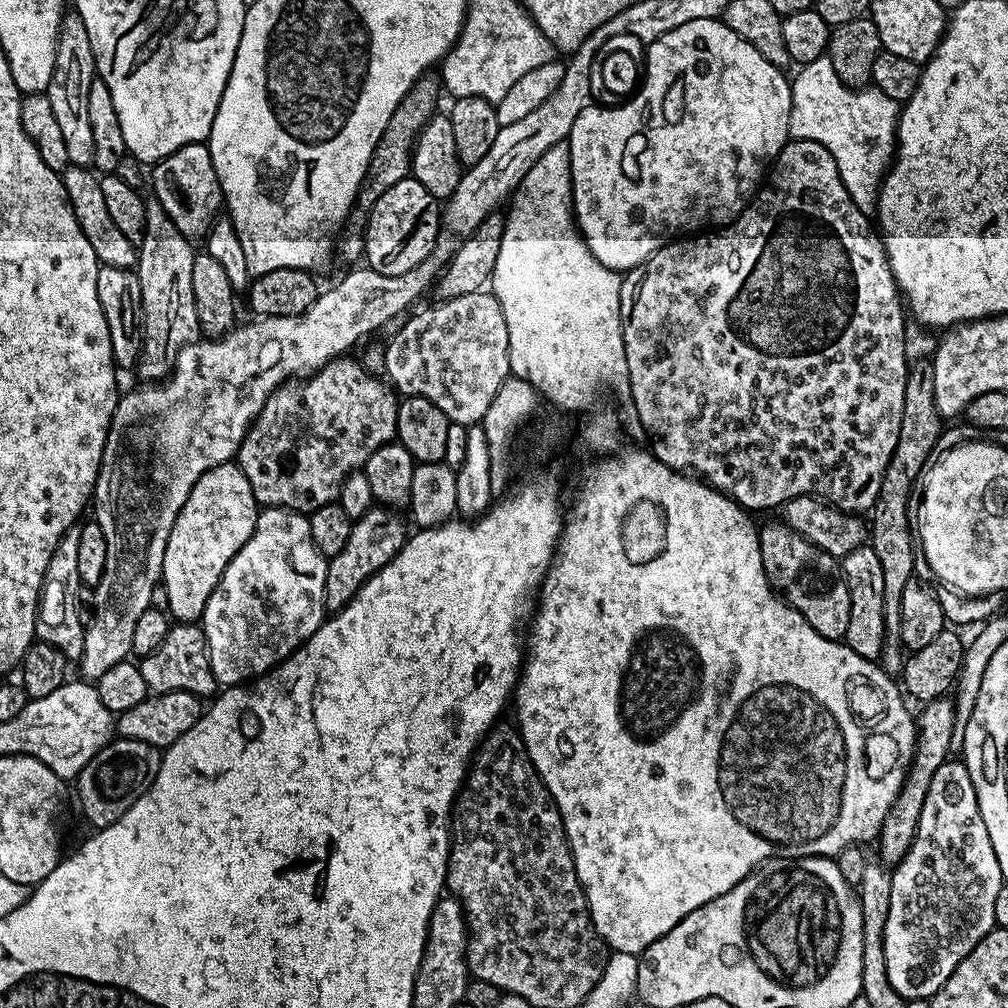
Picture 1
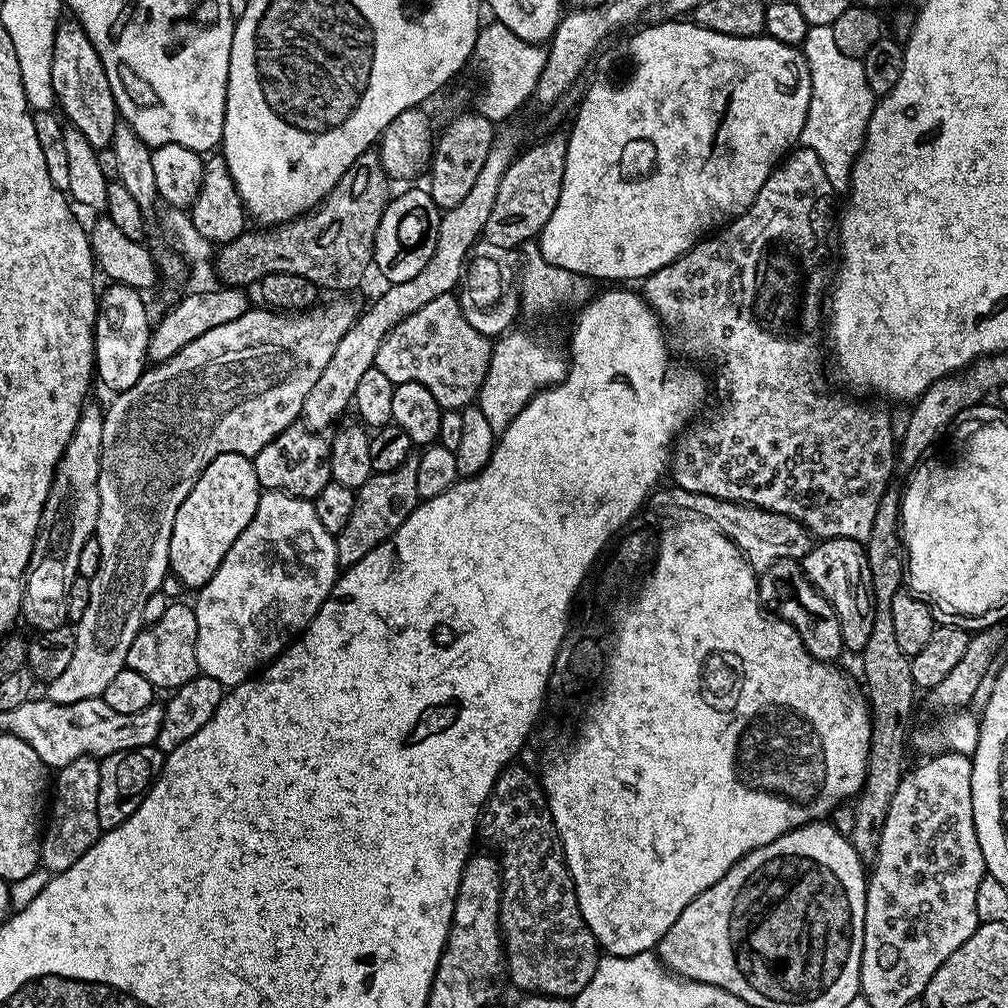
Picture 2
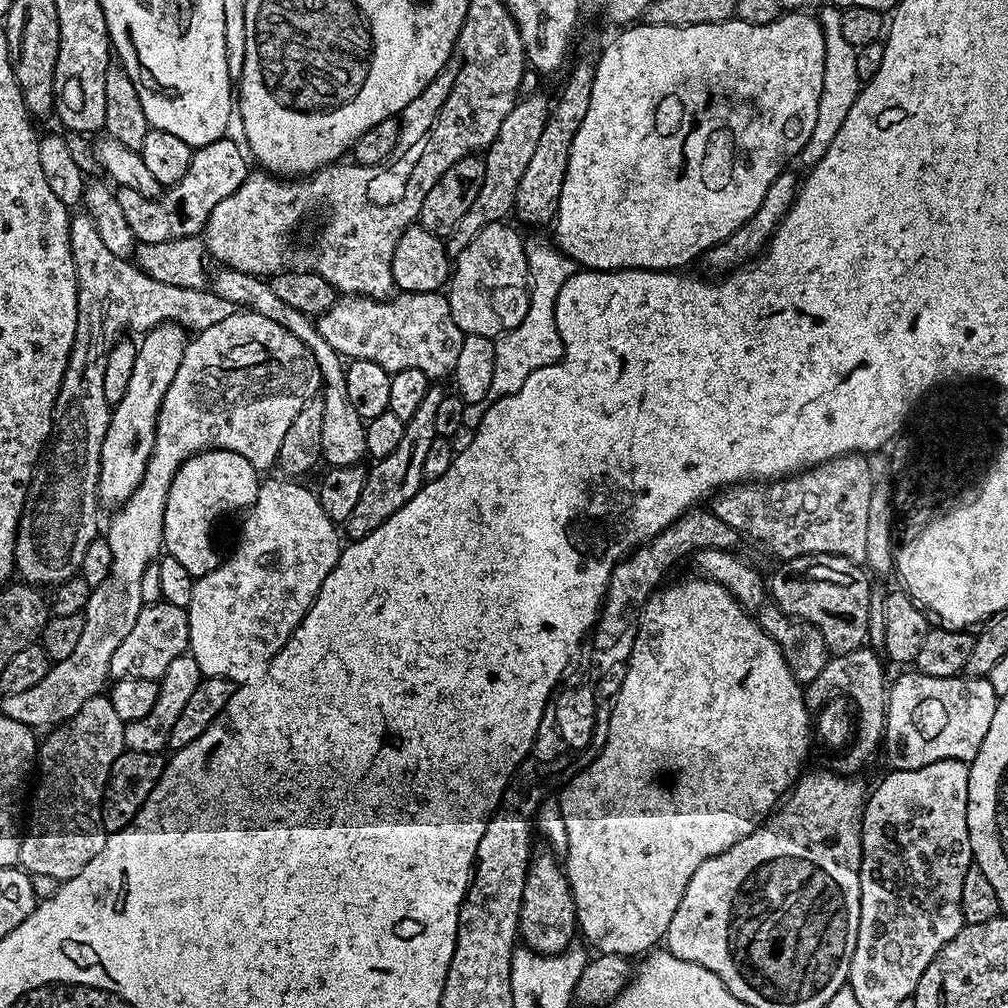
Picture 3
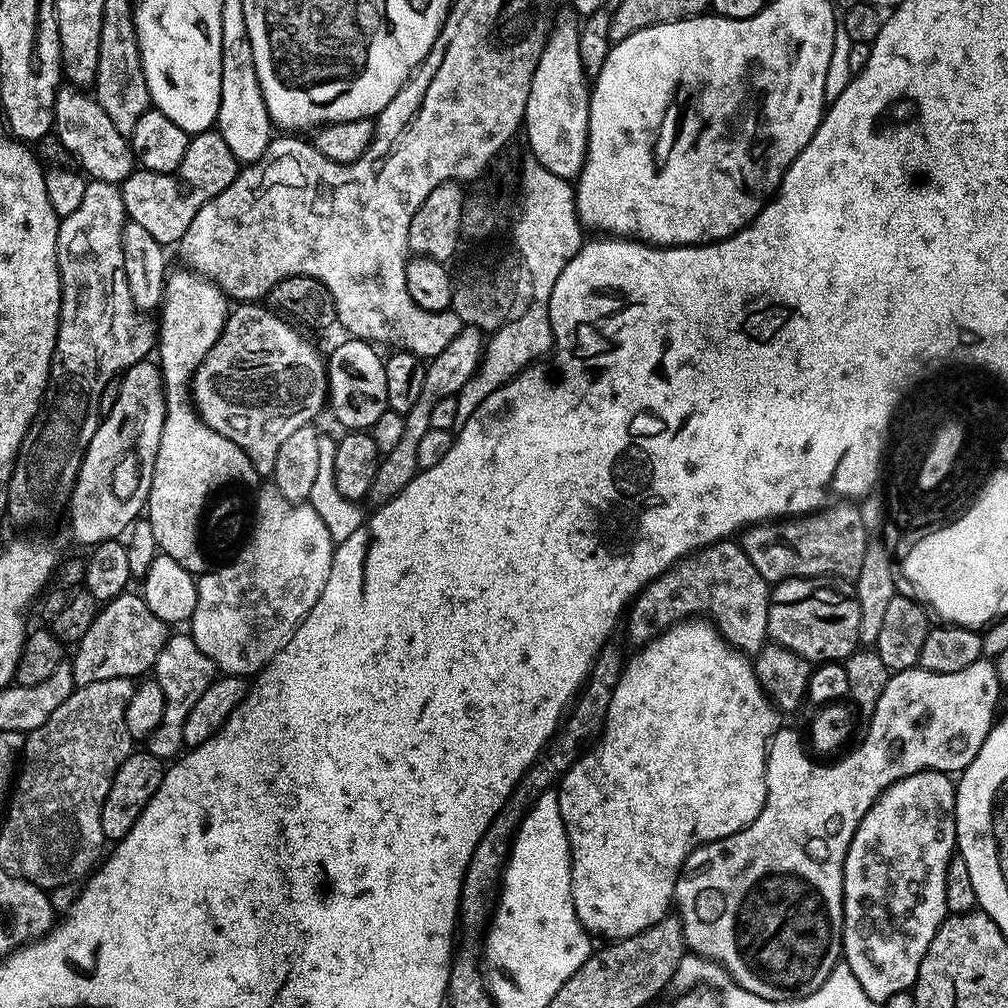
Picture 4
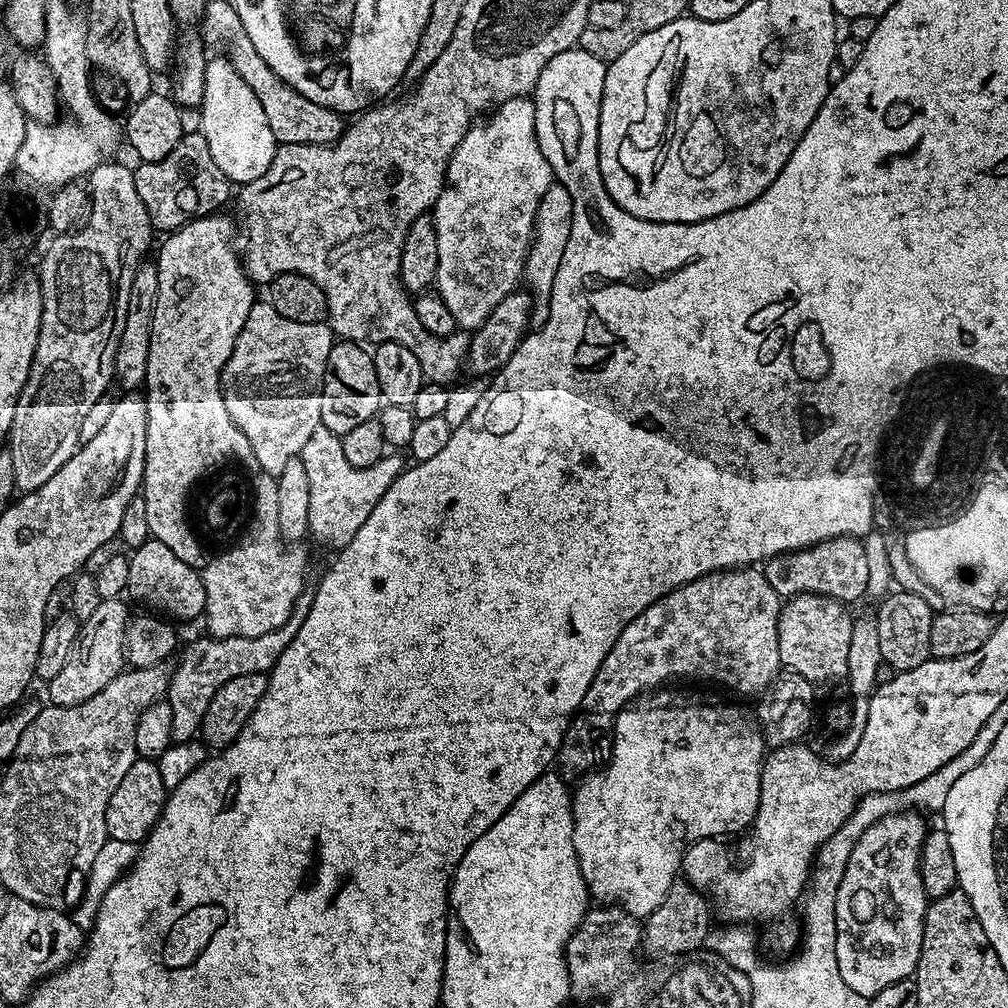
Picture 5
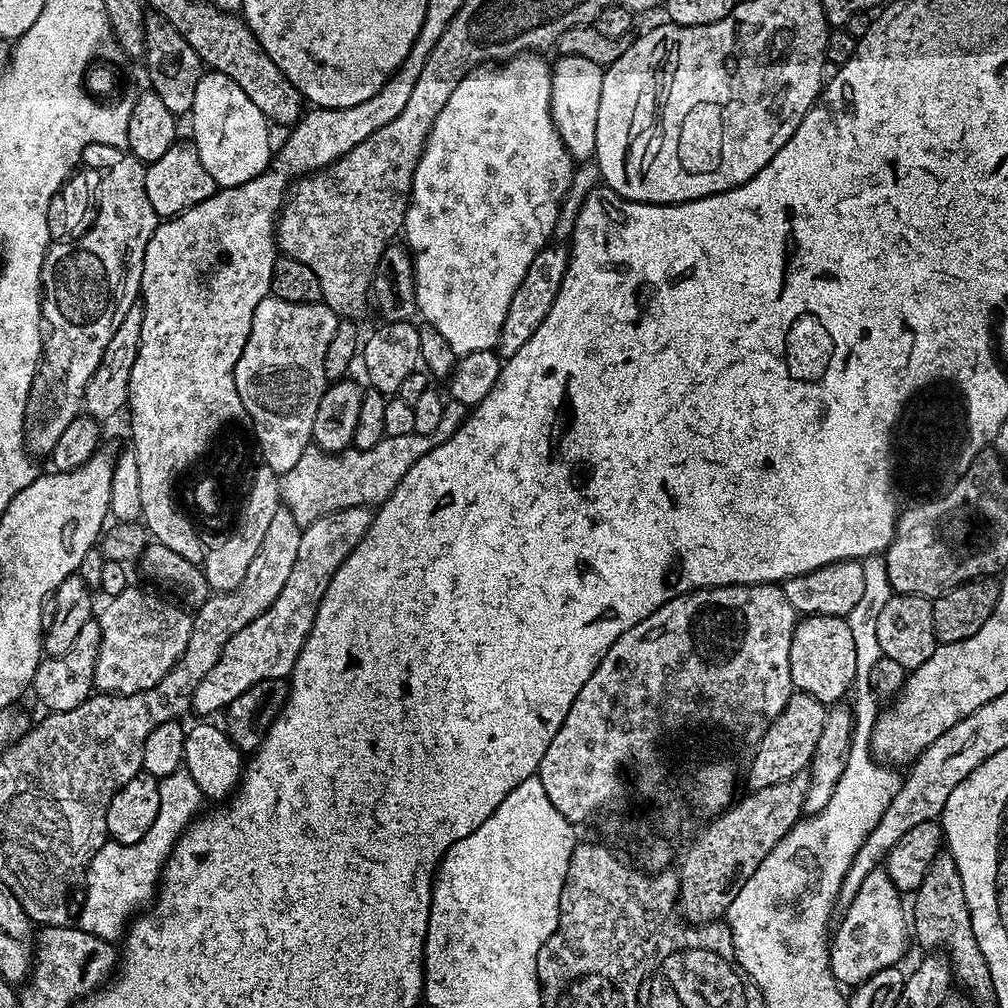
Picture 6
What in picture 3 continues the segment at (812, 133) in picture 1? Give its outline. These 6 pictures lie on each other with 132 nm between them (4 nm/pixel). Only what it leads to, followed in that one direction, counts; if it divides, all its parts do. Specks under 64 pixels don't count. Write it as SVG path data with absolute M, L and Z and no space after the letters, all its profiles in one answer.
M835 6L821 7L818 12L820 29L826 42L826 62L822 70L822 98L818 98L818 118L814 121L814 134L810 134L810 142L800 151L799 159L805 160L805 165L817 164L826 154L830 142L834 140L834 134L838 134L838 126L846 120L846 114L850 112L850 106L854 104L854 98L859 94L862 81L858 76L857 63L855 61L857 49L846 38L842 38L841 9Z

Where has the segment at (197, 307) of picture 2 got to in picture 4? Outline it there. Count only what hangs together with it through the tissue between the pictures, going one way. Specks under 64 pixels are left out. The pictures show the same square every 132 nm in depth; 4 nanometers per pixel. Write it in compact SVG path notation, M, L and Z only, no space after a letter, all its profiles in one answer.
M145 358L132 364L119 377L118 400L114 408L102 417L94 438L90 438L90 446L82 458L78 478L72 487L72 495L68 497L66 513L68 512L68 524L72 527L72 536L85 546L123 537L131 529L132 523L145 511L158 454L158 442L162 438L164 425L164 379L159 363L152 361L151 364L150 361L151 359Z

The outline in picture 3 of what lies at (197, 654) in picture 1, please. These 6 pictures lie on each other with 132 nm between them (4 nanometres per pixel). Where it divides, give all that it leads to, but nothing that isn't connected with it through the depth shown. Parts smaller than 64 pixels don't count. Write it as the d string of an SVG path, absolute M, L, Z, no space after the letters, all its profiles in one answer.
M165 602L145 604L138 614L138 622L134 622L134 630L130 630L126 638L122 638L118 650L114 650L114 658L110 658L109 677L112 680L121 680L127 676L150 678L159 682L166 670L170 670L170 662L188 652L189 638L190 622L187 607Z

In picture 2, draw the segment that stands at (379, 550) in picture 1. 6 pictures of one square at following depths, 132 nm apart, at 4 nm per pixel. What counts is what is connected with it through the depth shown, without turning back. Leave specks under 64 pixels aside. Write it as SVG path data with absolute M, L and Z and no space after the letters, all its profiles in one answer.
M410 458L389 472L377 472L361 488L355 489L356 501L350 513L350 522L342 526L336 537L336 563L341 569L354 566L370 554L382 542L389 540L410 518L410 514L421 503L418 494L418 459Z

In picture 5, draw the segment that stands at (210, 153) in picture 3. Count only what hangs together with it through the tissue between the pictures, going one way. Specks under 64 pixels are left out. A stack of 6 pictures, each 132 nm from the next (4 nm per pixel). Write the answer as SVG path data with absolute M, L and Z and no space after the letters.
M199 130L185 131L178 146L174 146L166 158L137 165L134 168L134 186L138 190L138 198L142 198L142 206L146 206L153 229L160 231L161 228L164 234L176 231L199 216L219 213L228 195L230 200L234 192L226 174L222 174L222 170L218 170L218 165L214 163L210 146Z

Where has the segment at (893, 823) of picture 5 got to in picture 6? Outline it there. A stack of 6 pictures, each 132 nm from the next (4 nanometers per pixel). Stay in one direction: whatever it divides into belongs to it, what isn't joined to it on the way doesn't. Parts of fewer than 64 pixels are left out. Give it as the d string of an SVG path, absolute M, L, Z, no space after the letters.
M883 867L866 874L866 882L862 882L854 902L839 917L840 925L838 920L830 940L830 967L841 985L855 986L870 978L870 974L901 963L908 940L910 944L910 912L903 899Z

